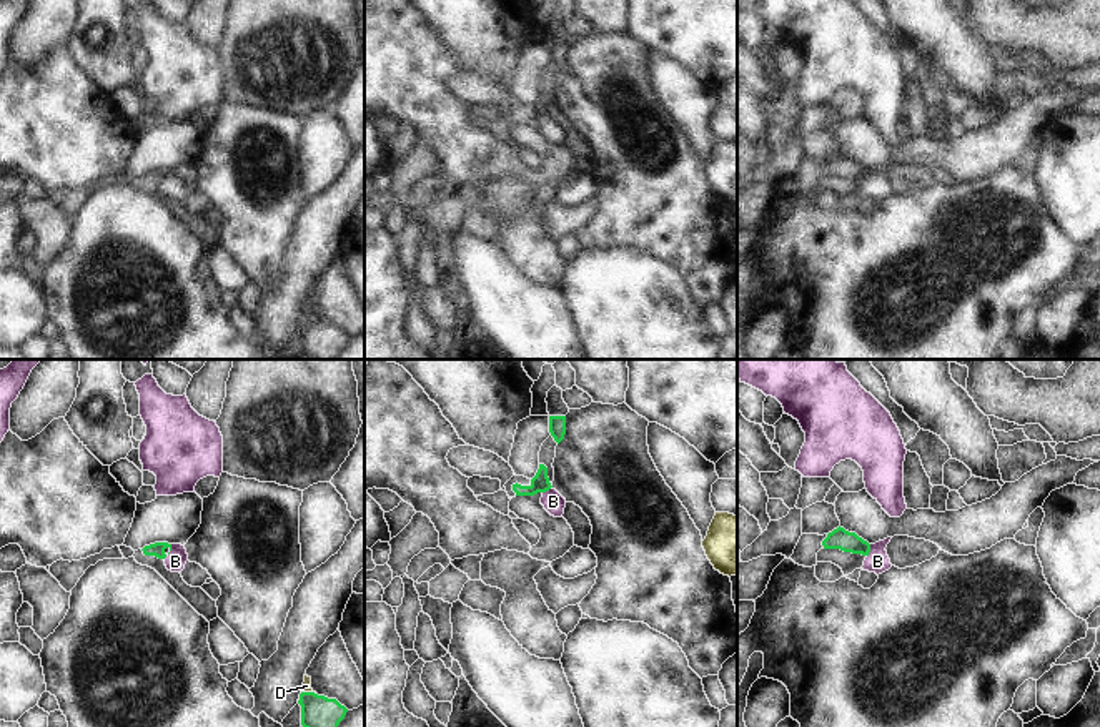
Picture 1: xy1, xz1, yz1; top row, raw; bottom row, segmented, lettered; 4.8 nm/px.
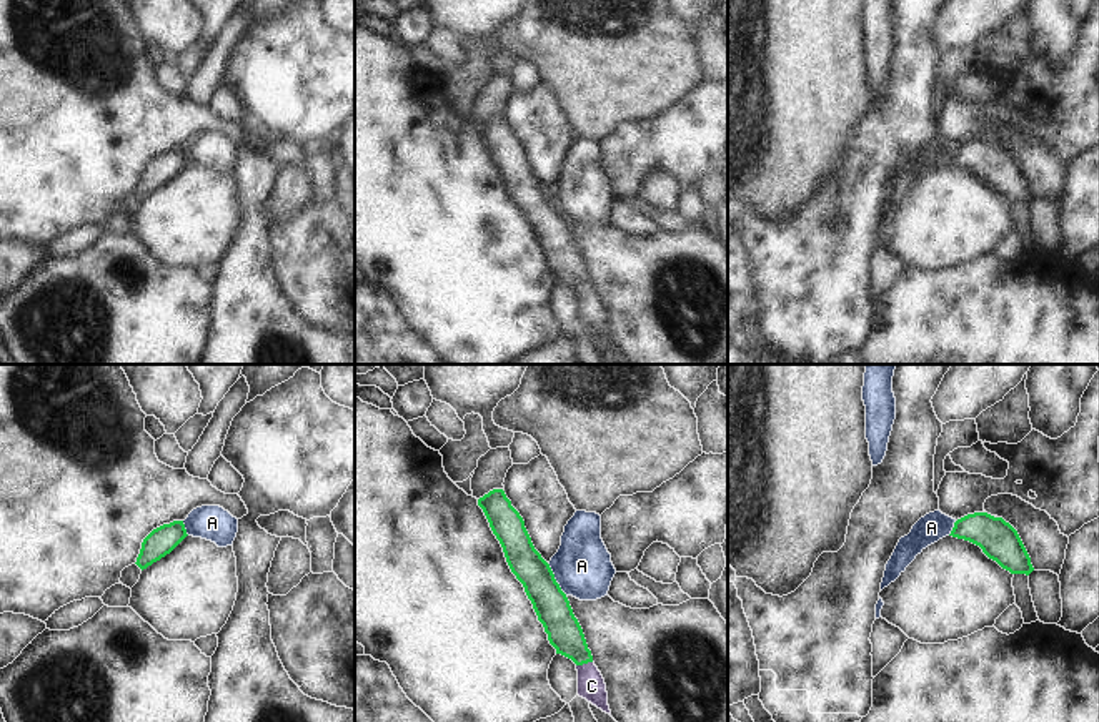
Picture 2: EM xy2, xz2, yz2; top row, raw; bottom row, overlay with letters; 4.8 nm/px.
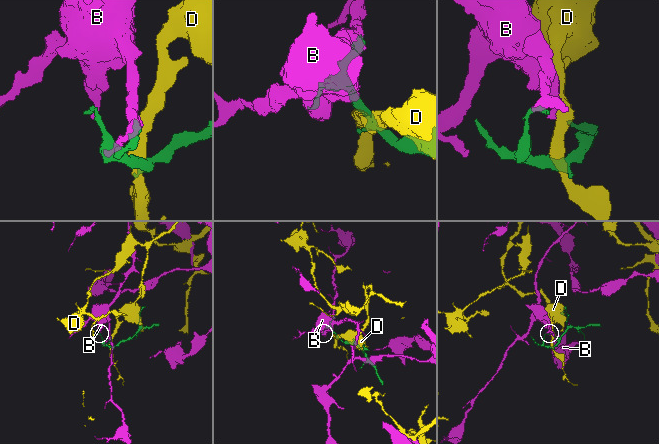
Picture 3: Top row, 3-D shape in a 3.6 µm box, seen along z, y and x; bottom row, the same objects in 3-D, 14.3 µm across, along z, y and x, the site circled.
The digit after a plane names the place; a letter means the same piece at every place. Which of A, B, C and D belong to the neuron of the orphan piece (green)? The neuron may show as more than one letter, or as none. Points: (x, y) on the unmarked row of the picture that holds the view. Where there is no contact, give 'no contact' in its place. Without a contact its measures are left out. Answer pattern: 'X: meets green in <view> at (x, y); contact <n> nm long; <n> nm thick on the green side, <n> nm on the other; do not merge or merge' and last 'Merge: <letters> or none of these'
A: meets green in xz2 at (555, 207); contact 190 nm long; 170 nm thick on the green side, 280 nm on the other; do not merge
B: meets green in xy1 at (168, 180); contact 80 nm long; 70 nm thick on the green side, 100 nm on the other; do not merge
C: meets green in xz2 at (583, 290); contact 80 nm long; 170 nm thick on the green side, 130 nm on the other; merge
D: meets green in xy1 at (308, 320); contact 70 nm long; 180 nm thick on the green side, 50 nm on the other; do not merge
Merge: C

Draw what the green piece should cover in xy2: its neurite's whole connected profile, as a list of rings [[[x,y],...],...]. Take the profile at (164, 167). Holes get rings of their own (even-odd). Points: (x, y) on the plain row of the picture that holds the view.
[[[173,148],[153,156],[142,170],[137,193],[143,198],[153,190],[170,181],[185,165],[186,156],[183,148]]]

